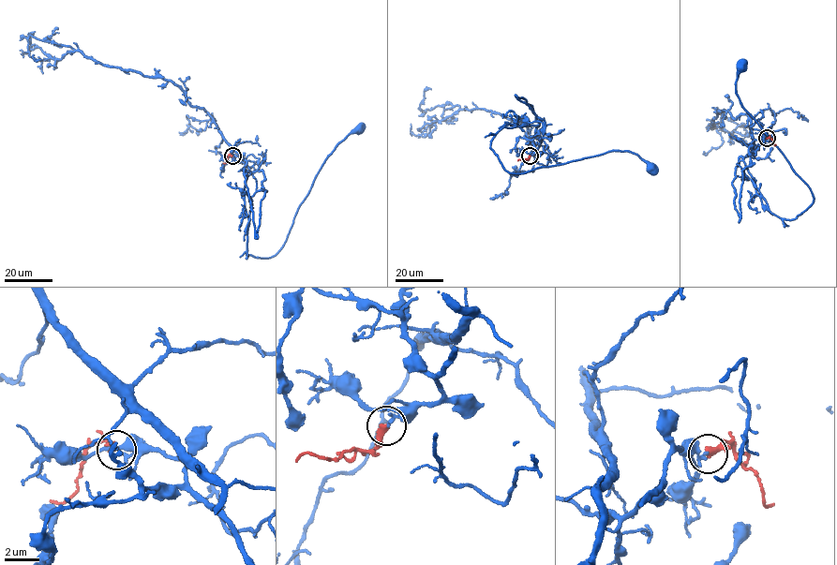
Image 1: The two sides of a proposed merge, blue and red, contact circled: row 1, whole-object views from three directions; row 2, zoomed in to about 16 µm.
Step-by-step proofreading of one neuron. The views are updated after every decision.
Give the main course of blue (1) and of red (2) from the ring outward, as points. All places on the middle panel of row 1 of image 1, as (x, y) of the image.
1: (530, 156), (551, 137), (542, 123), (504, 126), (491, 141), (510, 172), (612, 150), (631, 152), (651, 170)
2: (530, 156), (517, 160)

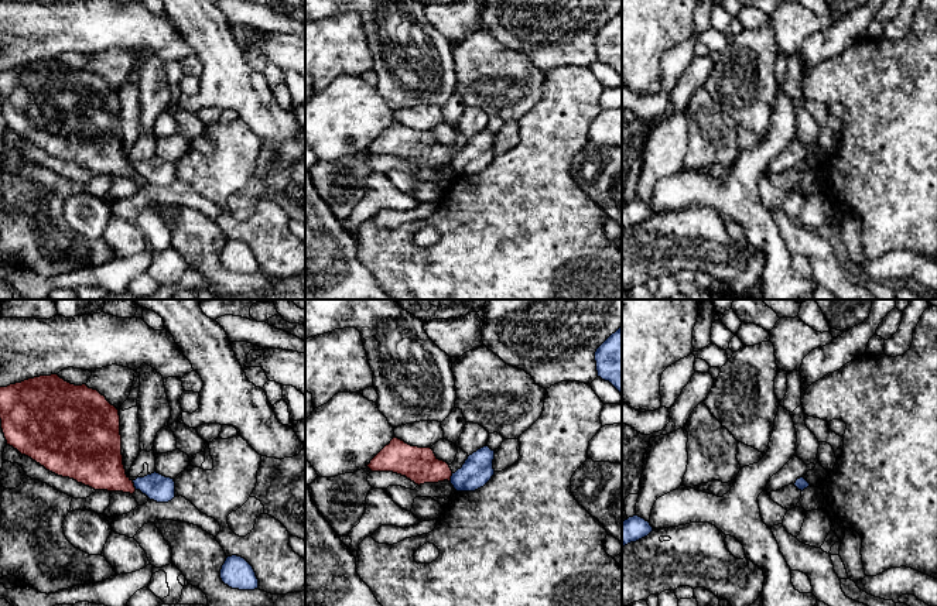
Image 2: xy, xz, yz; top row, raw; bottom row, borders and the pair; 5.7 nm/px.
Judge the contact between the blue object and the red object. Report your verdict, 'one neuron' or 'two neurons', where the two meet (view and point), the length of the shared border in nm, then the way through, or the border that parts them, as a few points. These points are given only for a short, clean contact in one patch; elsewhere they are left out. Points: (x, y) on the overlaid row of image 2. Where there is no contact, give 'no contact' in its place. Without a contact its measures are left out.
two neurons; contact xy (134, 485); length 60 nm; border xy (132, 480), (136, 489)

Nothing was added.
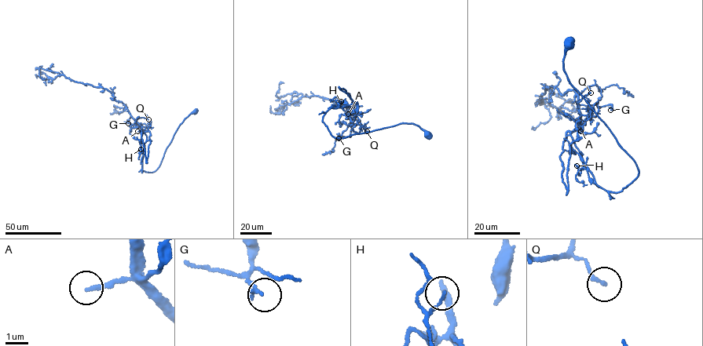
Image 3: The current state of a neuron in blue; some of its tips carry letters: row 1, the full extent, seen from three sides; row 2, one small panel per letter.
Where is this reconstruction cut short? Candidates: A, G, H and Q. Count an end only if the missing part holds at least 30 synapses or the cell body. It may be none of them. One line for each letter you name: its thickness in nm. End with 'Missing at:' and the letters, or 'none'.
A: 180 nm
Missing at: A

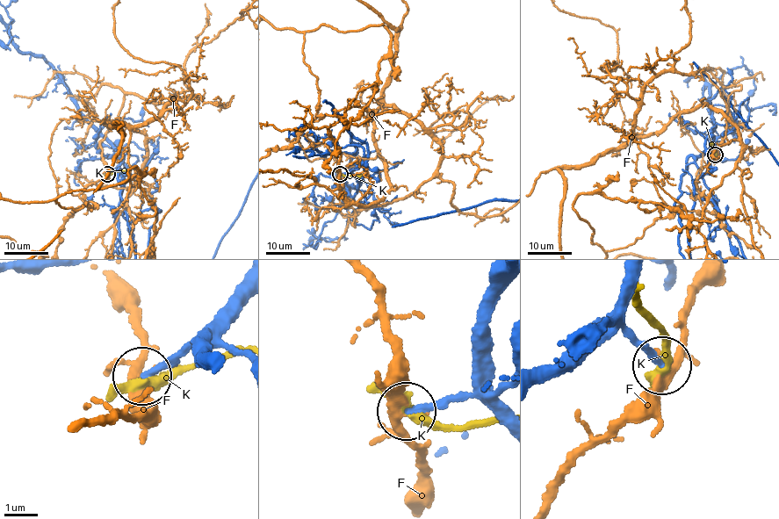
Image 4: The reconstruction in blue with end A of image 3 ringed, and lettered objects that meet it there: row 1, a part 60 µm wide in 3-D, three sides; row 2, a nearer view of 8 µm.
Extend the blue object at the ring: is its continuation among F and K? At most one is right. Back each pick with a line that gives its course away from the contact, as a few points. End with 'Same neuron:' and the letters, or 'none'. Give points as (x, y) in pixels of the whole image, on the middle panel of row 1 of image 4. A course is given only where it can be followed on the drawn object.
Same neuron: none

